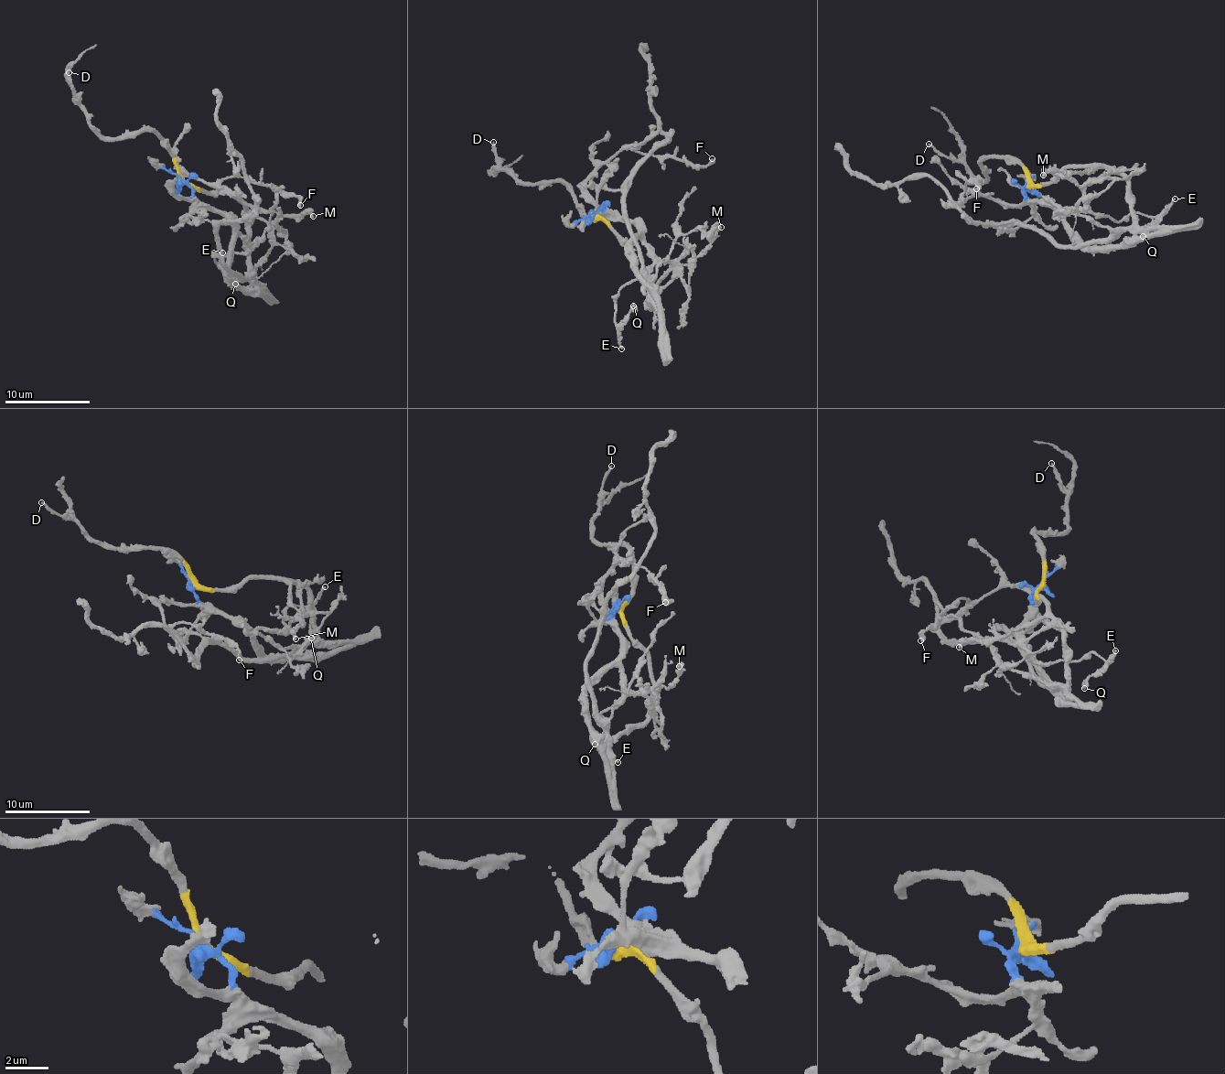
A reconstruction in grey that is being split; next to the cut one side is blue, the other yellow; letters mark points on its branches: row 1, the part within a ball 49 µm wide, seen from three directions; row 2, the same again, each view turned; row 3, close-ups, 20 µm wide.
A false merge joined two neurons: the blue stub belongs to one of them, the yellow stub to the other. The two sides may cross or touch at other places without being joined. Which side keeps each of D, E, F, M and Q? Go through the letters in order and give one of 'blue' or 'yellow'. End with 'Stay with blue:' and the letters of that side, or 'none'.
D: yellow
E: blue
F: blue
M: yellow
Q: blue
Stay with blue: E, F, Q

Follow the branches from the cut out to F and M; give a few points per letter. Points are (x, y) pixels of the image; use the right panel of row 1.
F: (1026, 185), (1022, 203), (993, 201), (979, 195), (965, 201), (967, 180), (980, 180), (975, 189)
M: (1028, 185), (1052, 181), (1064, 167), (1090, 163), (1099, 167), (1085, 172), (1052, 170), (1043, 175)

